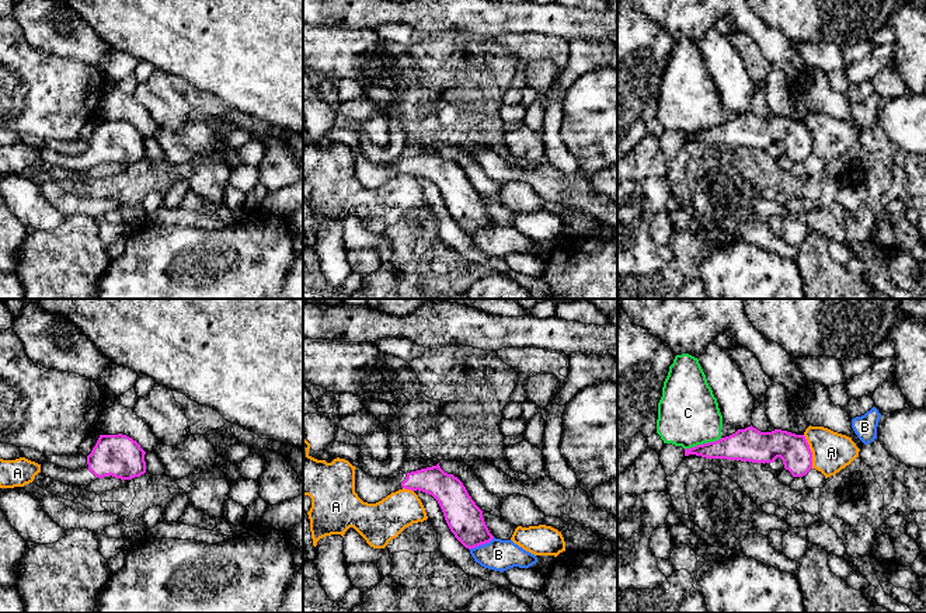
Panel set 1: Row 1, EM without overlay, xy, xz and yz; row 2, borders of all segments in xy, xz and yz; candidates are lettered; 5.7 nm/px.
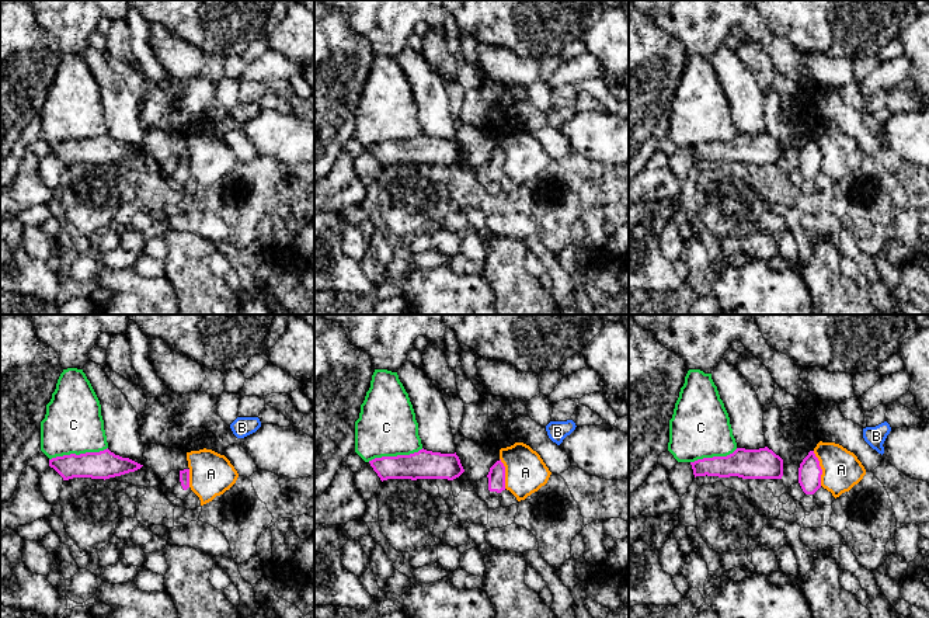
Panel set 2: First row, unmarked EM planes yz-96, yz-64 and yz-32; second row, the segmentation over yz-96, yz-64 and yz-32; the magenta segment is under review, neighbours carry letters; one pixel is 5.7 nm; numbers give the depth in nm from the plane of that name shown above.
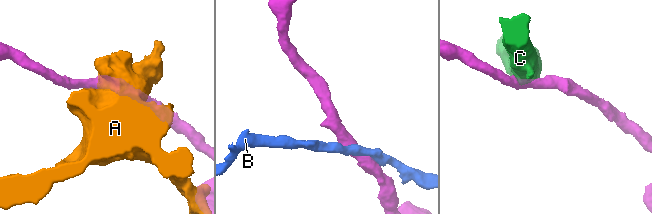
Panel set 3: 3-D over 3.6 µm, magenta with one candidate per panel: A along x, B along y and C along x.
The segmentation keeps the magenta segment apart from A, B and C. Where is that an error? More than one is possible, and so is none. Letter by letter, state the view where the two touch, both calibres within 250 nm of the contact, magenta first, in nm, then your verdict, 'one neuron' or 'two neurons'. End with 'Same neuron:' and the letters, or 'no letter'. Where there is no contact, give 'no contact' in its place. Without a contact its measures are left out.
A: yz | 180/220 nm | two neurons
B: xz | 200/180 nm | two neurons
C: yz | 190/360 nm | two neurons
Same neuron: no letter

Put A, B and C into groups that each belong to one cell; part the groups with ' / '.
A / B / C

